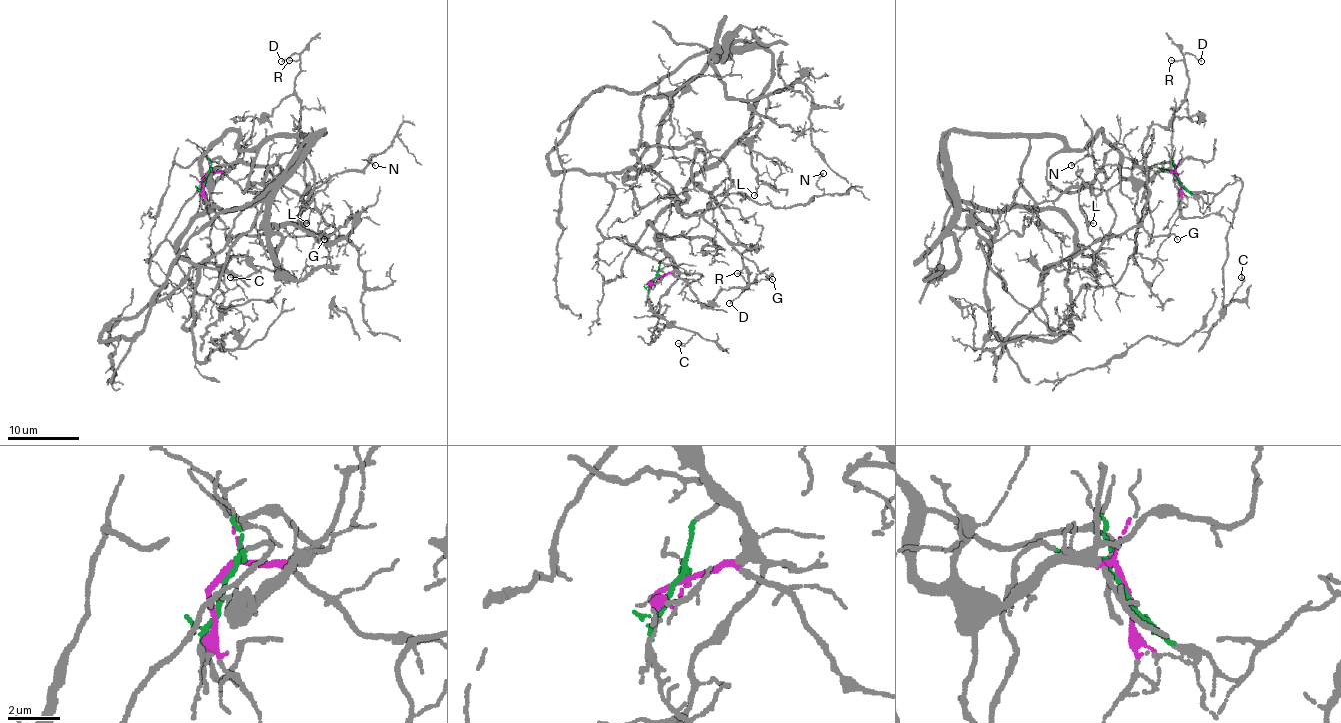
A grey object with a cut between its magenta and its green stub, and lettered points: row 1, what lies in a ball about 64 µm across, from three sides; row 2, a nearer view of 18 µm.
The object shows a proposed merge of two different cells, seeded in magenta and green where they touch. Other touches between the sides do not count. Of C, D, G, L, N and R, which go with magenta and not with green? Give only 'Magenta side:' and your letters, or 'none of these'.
Magenta side: L

